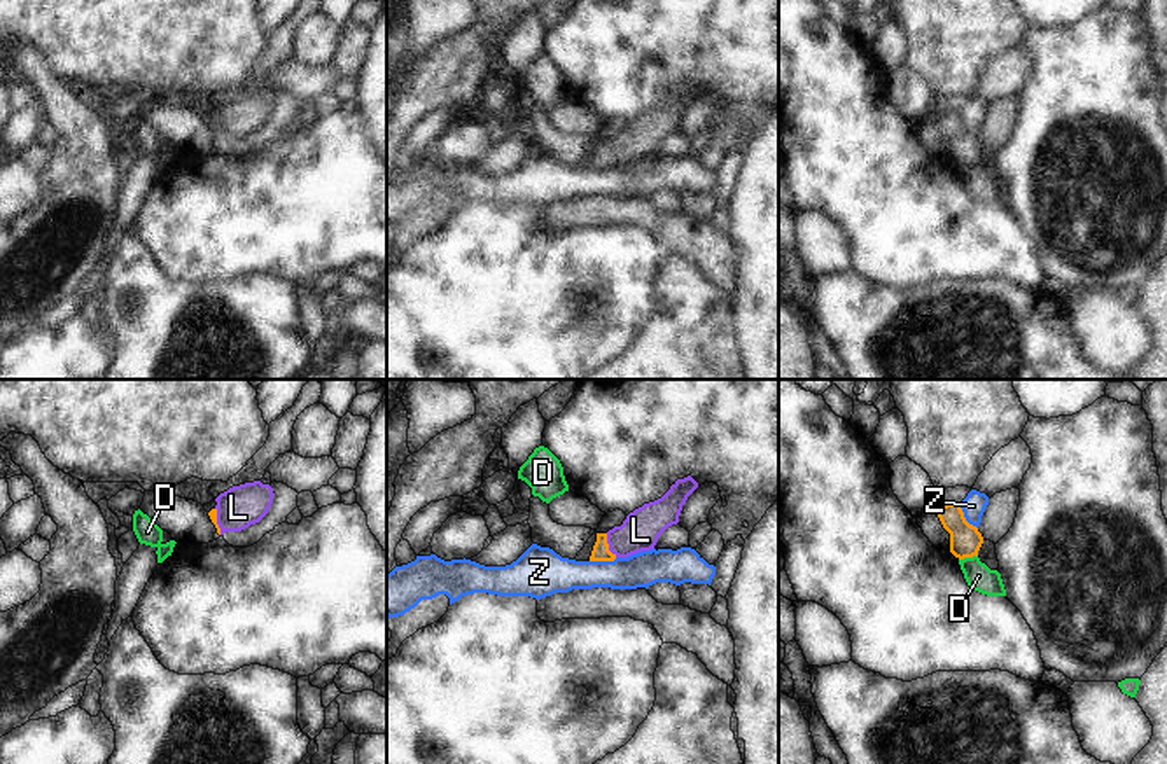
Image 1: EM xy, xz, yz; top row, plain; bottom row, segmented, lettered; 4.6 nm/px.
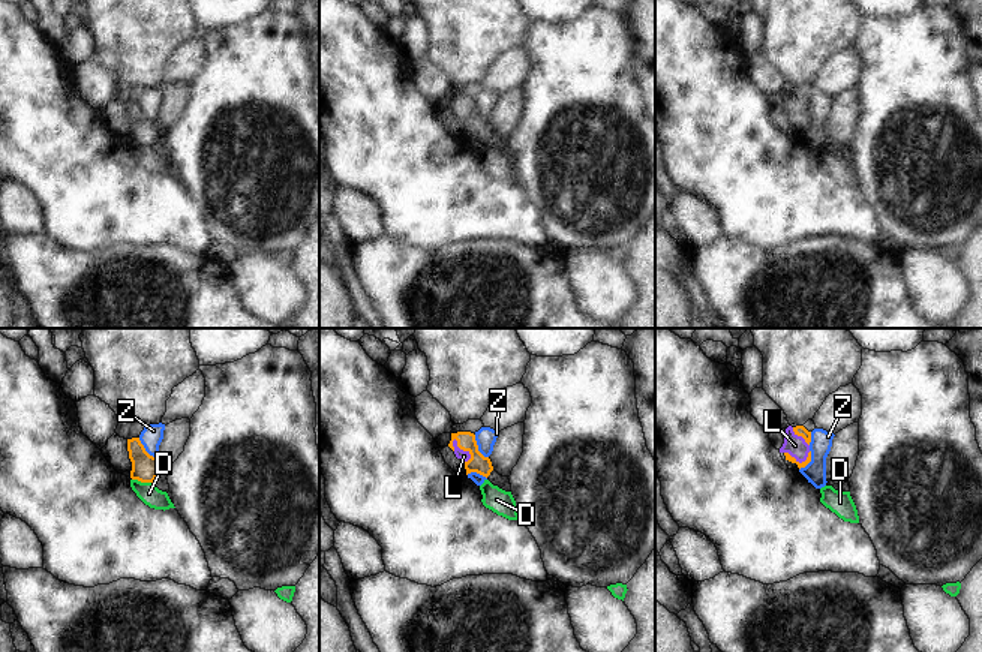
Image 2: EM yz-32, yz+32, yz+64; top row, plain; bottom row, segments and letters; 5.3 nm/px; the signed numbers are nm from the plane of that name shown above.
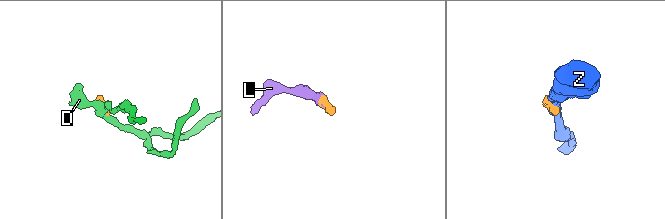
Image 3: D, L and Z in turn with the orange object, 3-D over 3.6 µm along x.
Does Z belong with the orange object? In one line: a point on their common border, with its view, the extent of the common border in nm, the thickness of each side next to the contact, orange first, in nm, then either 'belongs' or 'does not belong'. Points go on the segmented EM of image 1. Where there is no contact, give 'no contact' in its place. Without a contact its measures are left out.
yz (964, 518) | 150 nm | 140/110 nm | does not belong

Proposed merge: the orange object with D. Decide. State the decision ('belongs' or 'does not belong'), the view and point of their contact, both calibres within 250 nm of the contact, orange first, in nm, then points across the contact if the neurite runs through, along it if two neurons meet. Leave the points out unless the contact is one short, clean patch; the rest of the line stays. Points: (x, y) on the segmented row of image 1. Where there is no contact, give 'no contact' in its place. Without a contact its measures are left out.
does not belong | yz (968, 556) | 140/120 nm | along yz (977, 555), (959, 560)

